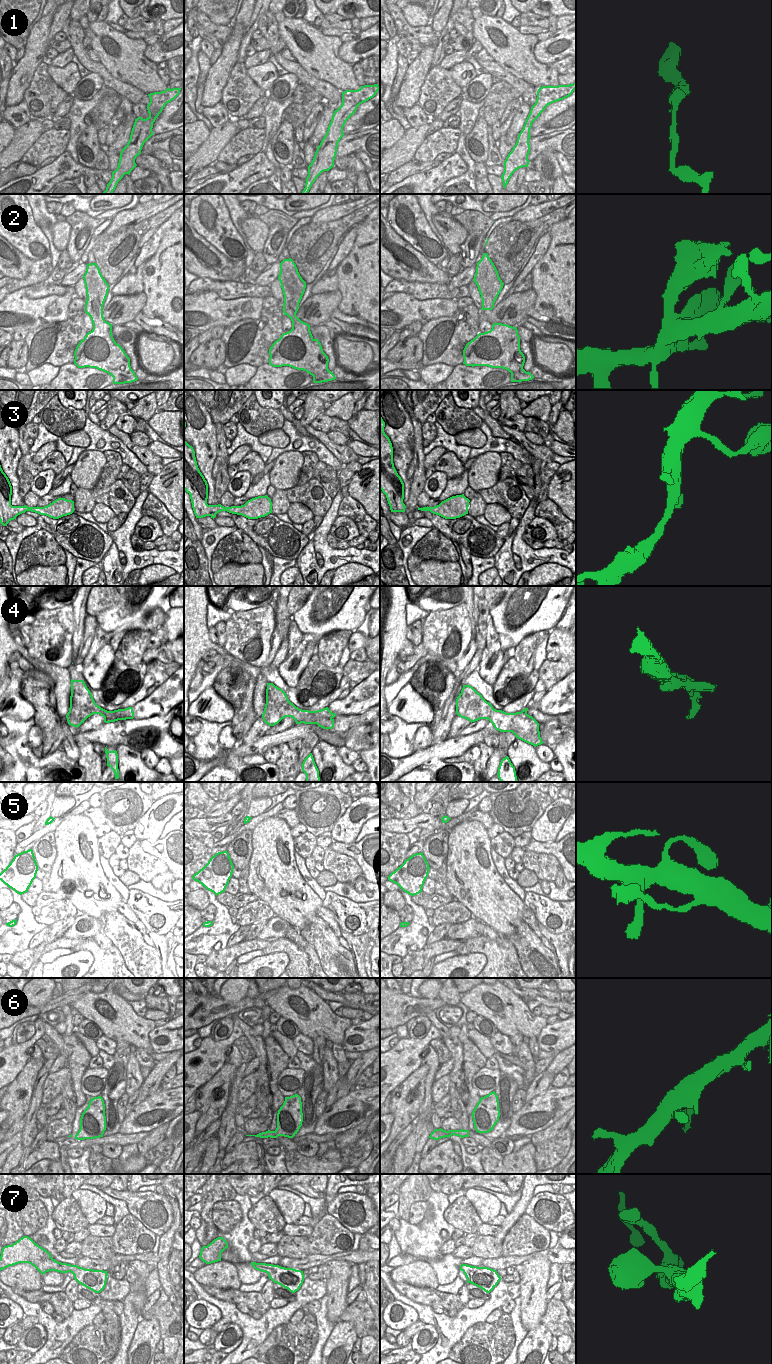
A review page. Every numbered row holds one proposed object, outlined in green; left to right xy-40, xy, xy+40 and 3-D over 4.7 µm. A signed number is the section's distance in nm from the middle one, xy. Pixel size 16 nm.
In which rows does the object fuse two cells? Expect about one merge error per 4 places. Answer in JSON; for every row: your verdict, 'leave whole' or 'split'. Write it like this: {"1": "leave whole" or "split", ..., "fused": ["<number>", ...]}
{"1": "leave whole", "2": "split", "3": "leave whole", "4": "leave whole", "5": "leave whole", "6": "leave whole", "7": "leave whole", "fused": ["2"]}

